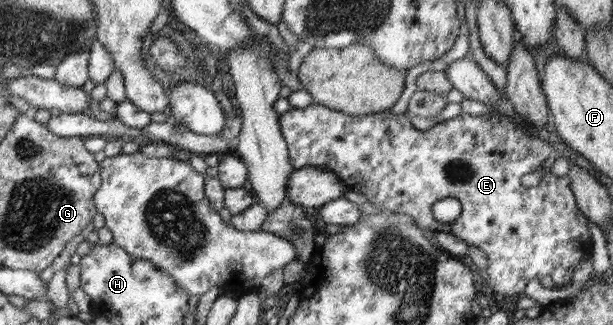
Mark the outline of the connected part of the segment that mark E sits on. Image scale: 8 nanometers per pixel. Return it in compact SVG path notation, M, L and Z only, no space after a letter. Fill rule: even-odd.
M313 101L312 104L305 108L290 108L288 111L280 116L280 126L282 134L286 138L286 142L289 144L289 152L291 161L294 165L294 169L315 167L327 171L331 171L337 175L338 180L344 183L346 189L355 190L365 197L369 203L377 206L379 209L387 210L388 212L399 212L410 215L415 223L418 223L419 227L424 230L434 230L436 233L445 231L445 233L452 233L459 239L465 241L468 245L474 245L484 251L487 254L489 265L486 269L483 269L487 273L487 279L489 285L494 292L494 299L505 295L521 295L525 286L533 279L540 279L549 275L549 277L557 284L558 287L563 287L566 284L571 283L574 271L577 267L588 265L591 259L593 241L591 240L591 234L589 233L589 227L587 226L588 219L581 213L578 208L577 197L574 195L574 190L570 186L569 172L571 167L574 167L574 163L569 162L568 174L564 176L554 176L551 172L543 172L543 165L550 156L553 147L550 143L537 139L537 137L531 137L527 133L523 133L523 129L519 125L515 125L511 118L508 116L499 114L498 111L474 116L467 113L459 114L452 119L439 122L432 128L422 131L416 129L411 122L409 122L409 114L395 114L392 110L385 110L381 113L374 113L371 115L347 115L346 112L335 111L334 108L325 107L323 104L319 104ZM533 171L539 172L543 179L541 183L536 187L525 187L521 183L521 177L527 175L527 173L533 173ZM444 197L454 197L460 201L462 205L462 212L459 217L458 223L441 223L433 217L432 205L438 200Z

